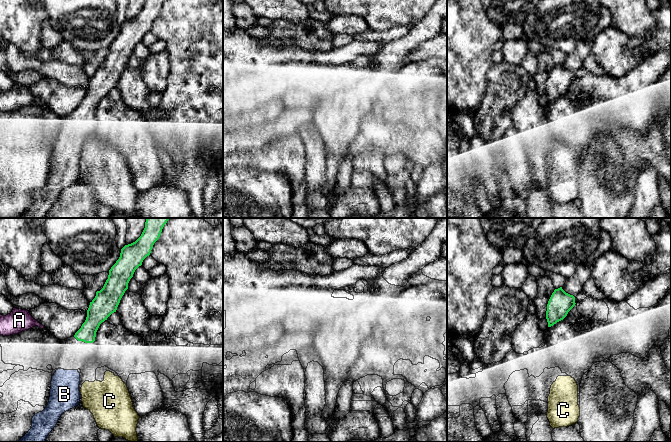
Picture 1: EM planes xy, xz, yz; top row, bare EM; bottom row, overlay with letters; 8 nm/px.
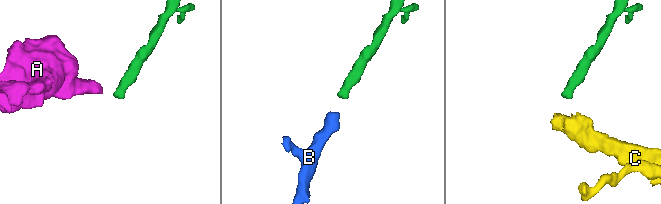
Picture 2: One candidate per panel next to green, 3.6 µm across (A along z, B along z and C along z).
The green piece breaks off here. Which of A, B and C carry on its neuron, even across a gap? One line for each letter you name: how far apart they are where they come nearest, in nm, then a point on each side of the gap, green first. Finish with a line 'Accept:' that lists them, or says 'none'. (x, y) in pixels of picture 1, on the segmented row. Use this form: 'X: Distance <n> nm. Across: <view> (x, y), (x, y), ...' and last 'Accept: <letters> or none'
B: Distance 240 nm. Across: xy (85, 342), (77, 370)
Accept: B

